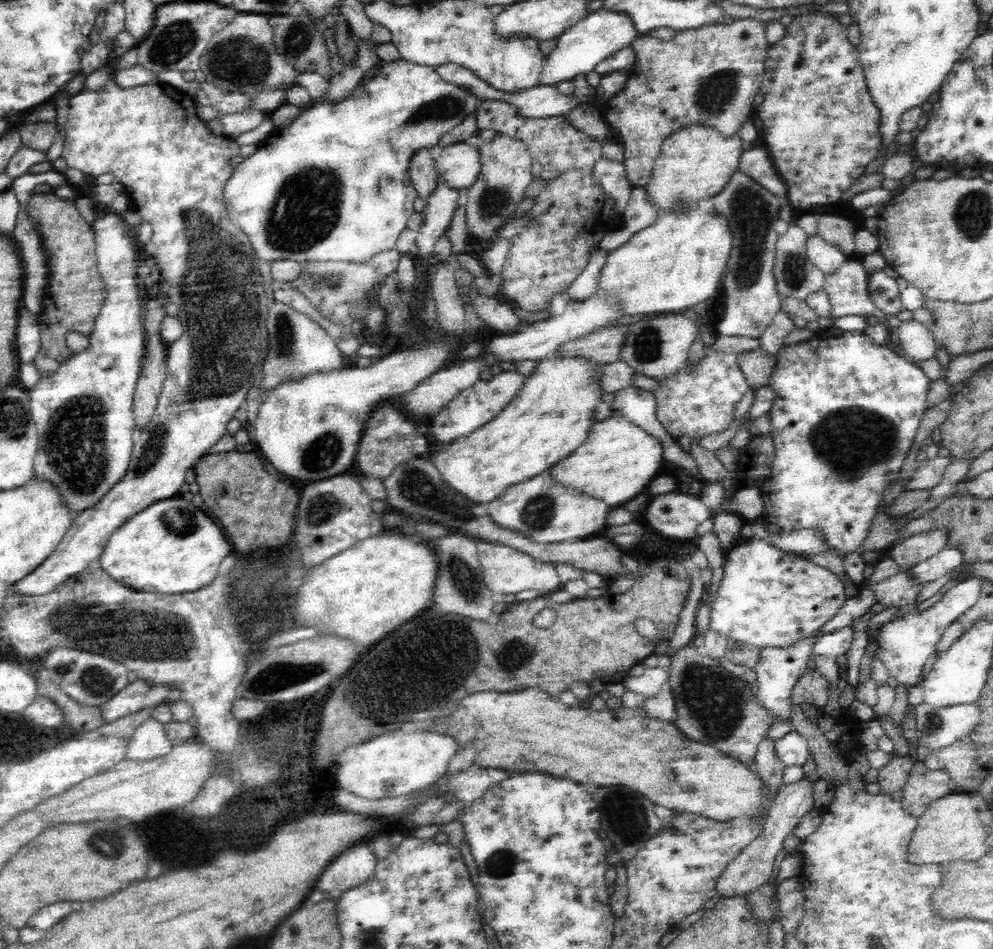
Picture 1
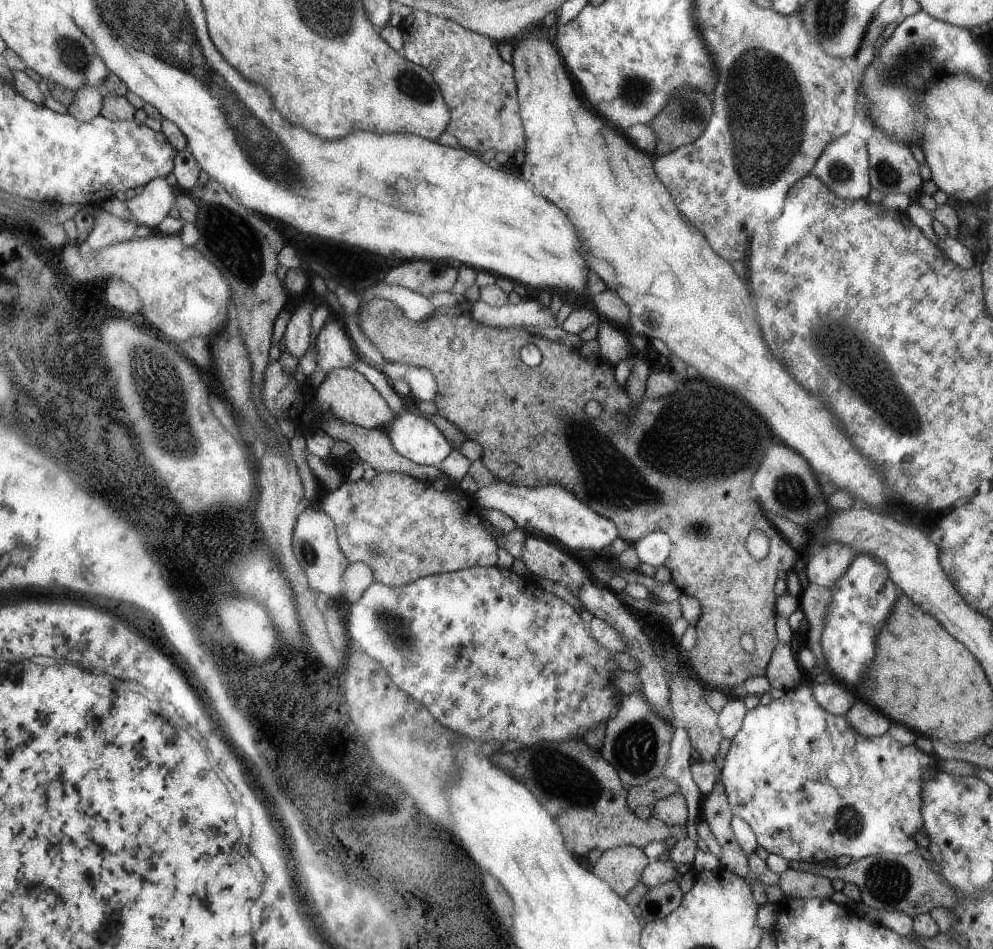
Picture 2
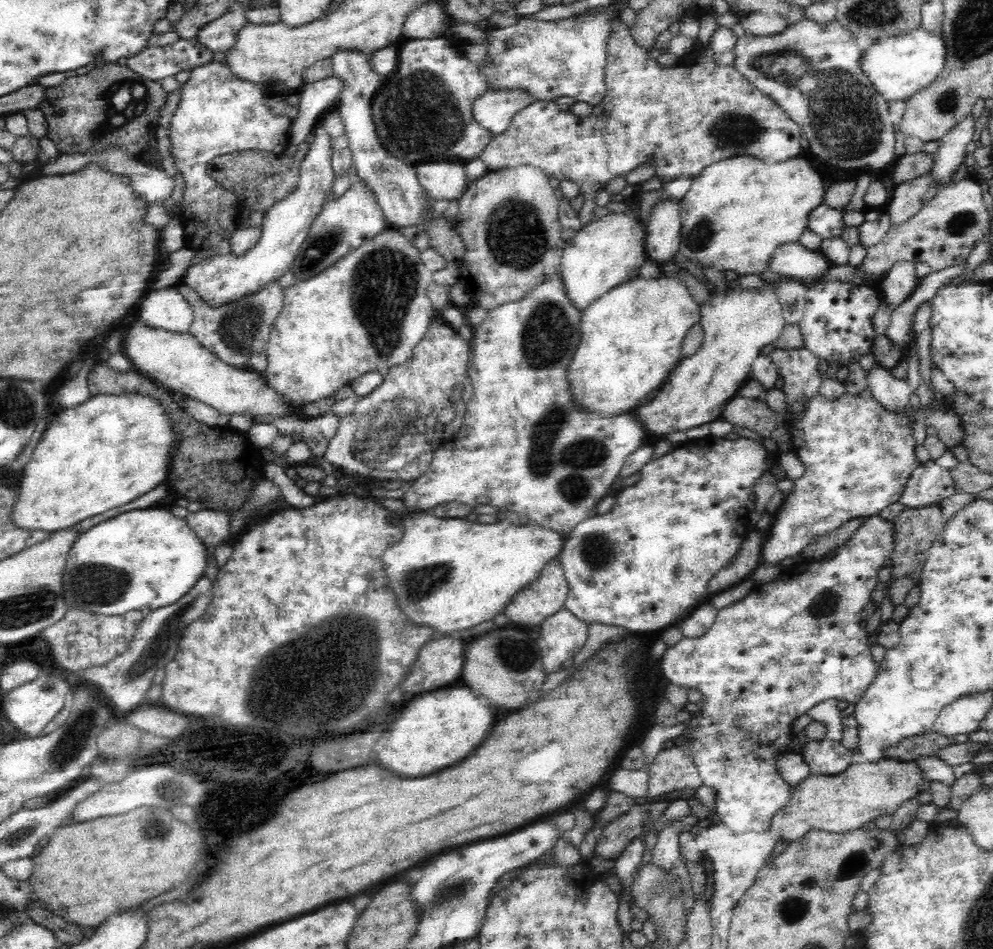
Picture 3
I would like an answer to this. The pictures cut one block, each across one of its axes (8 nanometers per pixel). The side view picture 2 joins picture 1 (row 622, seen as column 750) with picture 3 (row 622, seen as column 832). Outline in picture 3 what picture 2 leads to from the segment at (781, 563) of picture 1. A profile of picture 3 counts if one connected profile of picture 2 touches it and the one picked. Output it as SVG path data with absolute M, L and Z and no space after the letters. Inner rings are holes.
M874 515L864 519L861 525L854 531L848 542L836 551L836 556L829 556L824 560L808 562L808 566L802 570L798 568L796 572L790 572L790 568L783 570L784 576L780 575L779 579L768 583L758 583L746 598L742 598L740 602L734 602L726 608L720 608L717 611L715 620L711 626L702 634L696 636L686 636L678 643L666 648L666 652L662 654L662 663L660 668L664 676L670 680L670 683L677 684L684 688L696 688L702 692L703 701L700 703L700 709L694 713L693 718L687 720L689 729L685 730L684 742L686 748L694 751L694 765L698 769L698 773L703 781L703 786L711 788L715 792L714 806L716 807L716 820L733 831L740 833L766 833L769 829L772 816L784 806L787 802L790 786L780 776L778 768L776 768L777 755L789 753L790 738L795 736L792 730L796 720L808 712L812 706L820 704L830 699L846 700L849 703L857 703L863 697L866 689L878 674L878 666L873 661L870 653L870 645L868 641L868 633L860 627L860 611L871 600L871 594L874 592L875 586L880 582L878 572L884 567L884 560L892 556L892 546L890 546L890 538L892 538L892 524L884 522L878 515Z

